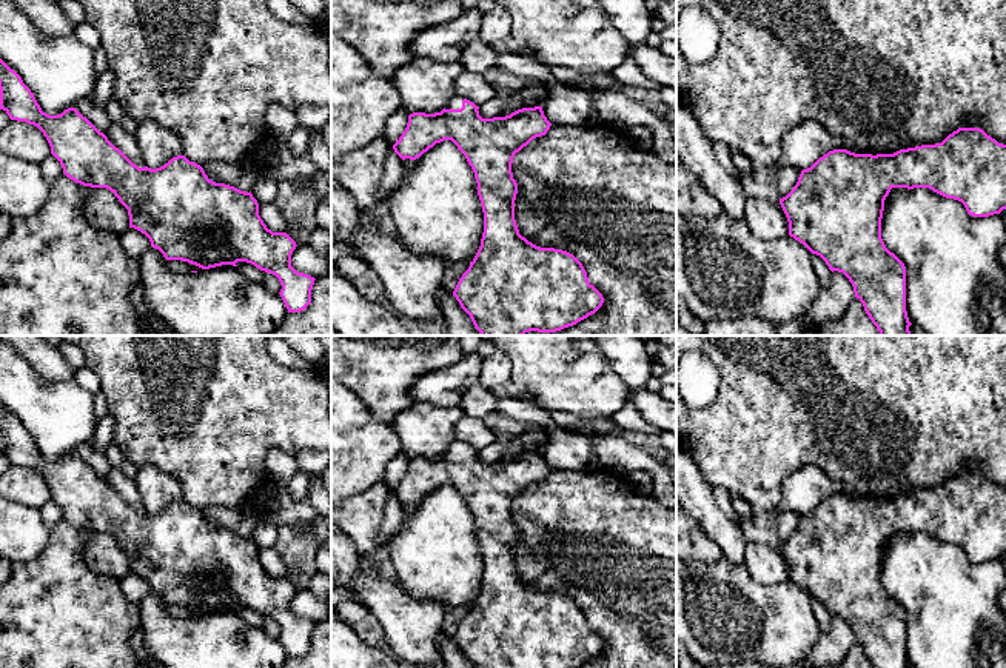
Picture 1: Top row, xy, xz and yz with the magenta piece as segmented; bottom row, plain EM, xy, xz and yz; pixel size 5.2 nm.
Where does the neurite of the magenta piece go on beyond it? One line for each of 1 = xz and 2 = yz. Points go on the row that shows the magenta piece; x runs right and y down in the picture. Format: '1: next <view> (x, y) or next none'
1: next xz (455, 102)
2: next none

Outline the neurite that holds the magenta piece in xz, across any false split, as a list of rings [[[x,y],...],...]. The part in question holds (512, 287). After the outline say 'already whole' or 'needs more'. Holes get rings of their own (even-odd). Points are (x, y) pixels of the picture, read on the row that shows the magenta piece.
[[[453,95],[441,112],[410,114],[405,131],[393,145],[402,160],[416,160],[436,143],[451,140],[474,172],[484,212],[484,232],[481,246],[453,296],[481,336],[556,332],[573,326],[602,306],[602,294],[589,282],[582,263],[573,254],[533,245],[519,234],[515,220],[518,183],[511,172],[513,157],[533,139],[545,135],[552,123],[544,115],[542,106],[522,108],[493,119],[482,119],[478,109],[473,102]]]; needs more

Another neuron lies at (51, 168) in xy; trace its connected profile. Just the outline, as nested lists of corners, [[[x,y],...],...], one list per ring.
[[[52,154],[40,163],[40,169],[49,183],[63,174],[60,162]]]

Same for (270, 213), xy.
[[[276,202],[260,203],[259,215],[267,225],[267,228],[271,229],[273,232],[287,232],[287,228],[288,228],[287,220]]]

